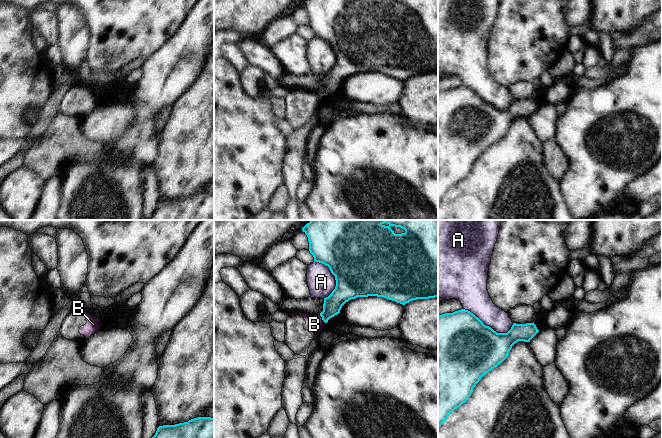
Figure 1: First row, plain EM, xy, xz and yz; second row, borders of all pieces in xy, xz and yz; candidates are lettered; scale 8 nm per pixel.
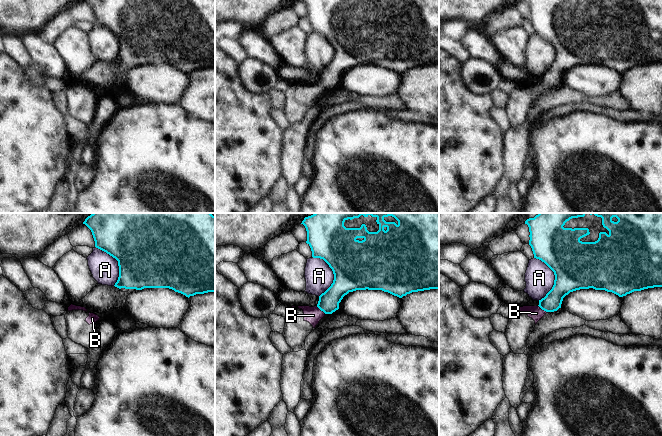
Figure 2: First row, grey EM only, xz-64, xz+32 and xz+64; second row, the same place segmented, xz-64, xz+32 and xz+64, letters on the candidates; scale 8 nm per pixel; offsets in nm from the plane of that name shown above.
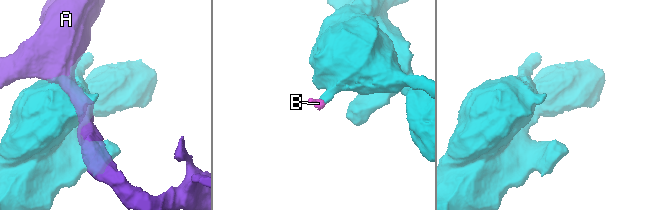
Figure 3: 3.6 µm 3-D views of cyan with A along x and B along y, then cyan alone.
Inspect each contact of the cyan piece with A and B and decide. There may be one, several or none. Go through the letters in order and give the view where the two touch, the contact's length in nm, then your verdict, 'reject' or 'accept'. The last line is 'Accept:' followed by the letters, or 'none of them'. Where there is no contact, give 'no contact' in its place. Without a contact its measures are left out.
A: meets cyan in yz; contact 420 nm long; reject
B: meets cyan in xz; contact 90 nm long; accept
Accept: B

